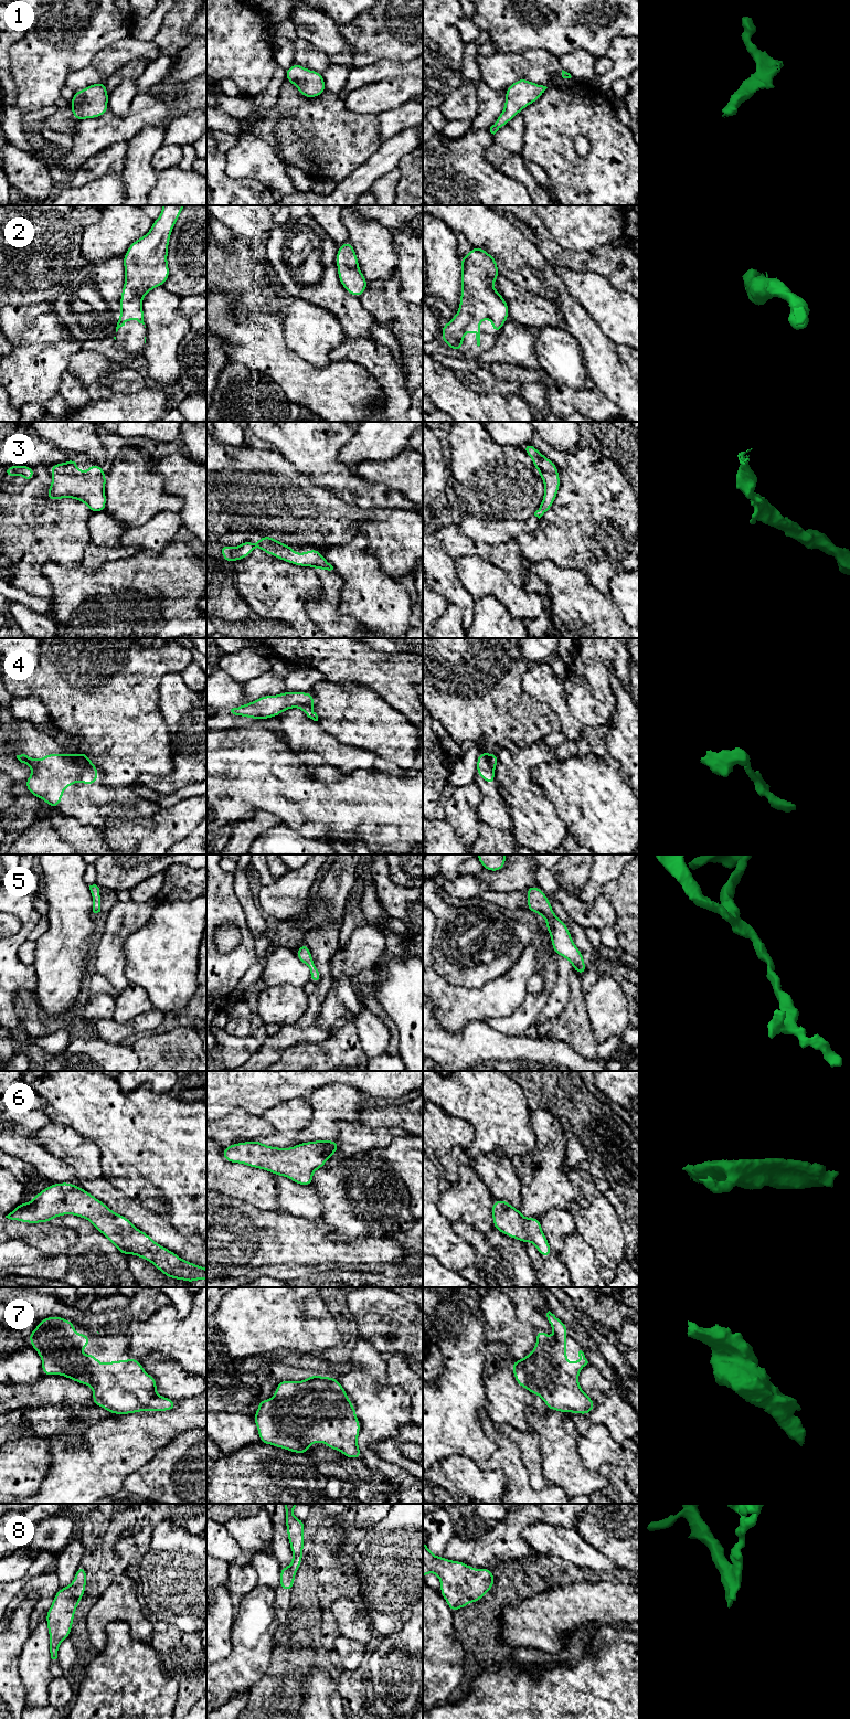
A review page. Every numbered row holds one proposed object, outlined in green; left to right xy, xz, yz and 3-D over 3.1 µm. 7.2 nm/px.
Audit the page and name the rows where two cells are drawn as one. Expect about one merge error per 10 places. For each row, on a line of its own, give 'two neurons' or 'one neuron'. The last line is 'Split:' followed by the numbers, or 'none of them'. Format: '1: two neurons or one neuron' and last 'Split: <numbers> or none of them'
1: one neuron
2: one neuron
3: one neuron
4: two neurons
5: one neuron
6: one neuron
7: one neuron
8: one neuron
Split: 4

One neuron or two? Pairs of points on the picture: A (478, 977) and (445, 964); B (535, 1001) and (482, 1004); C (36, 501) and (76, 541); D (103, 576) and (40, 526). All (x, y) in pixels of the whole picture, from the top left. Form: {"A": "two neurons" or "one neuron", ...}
{"A": "one neuron", "B": "two neurons", "C": "one neuron", "D": "two neurons"}

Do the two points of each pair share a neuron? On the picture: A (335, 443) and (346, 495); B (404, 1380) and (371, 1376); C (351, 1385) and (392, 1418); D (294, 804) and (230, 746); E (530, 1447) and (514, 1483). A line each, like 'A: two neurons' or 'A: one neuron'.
A: one neuron
B: two neurons
C: one neuron
D: one neuron
E: two neurons

